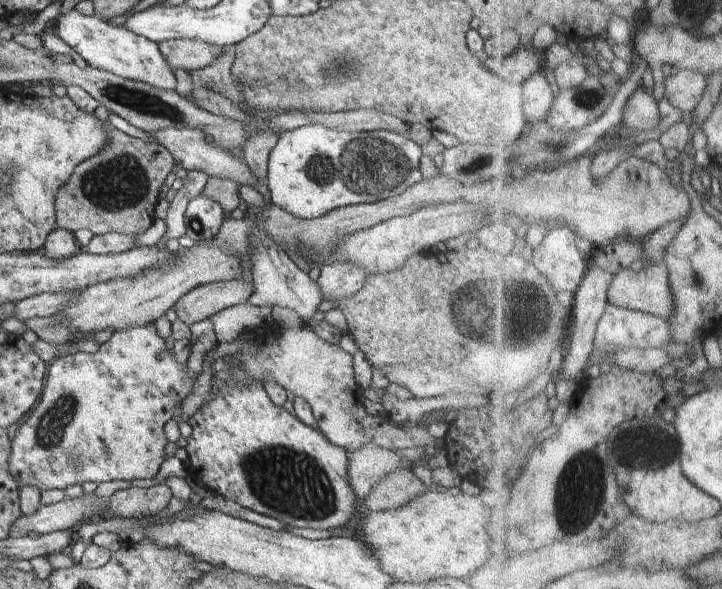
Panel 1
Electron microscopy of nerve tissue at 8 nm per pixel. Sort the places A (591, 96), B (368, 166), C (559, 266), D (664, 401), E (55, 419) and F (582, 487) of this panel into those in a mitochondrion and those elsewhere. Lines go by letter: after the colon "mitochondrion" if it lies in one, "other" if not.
A: mitochondrion
B: mitochondrion
C: other
D: other
E: mitochondrion
F: mitochondrion

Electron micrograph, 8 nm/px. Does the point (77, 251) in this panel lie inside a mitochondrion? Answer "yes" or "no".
no

